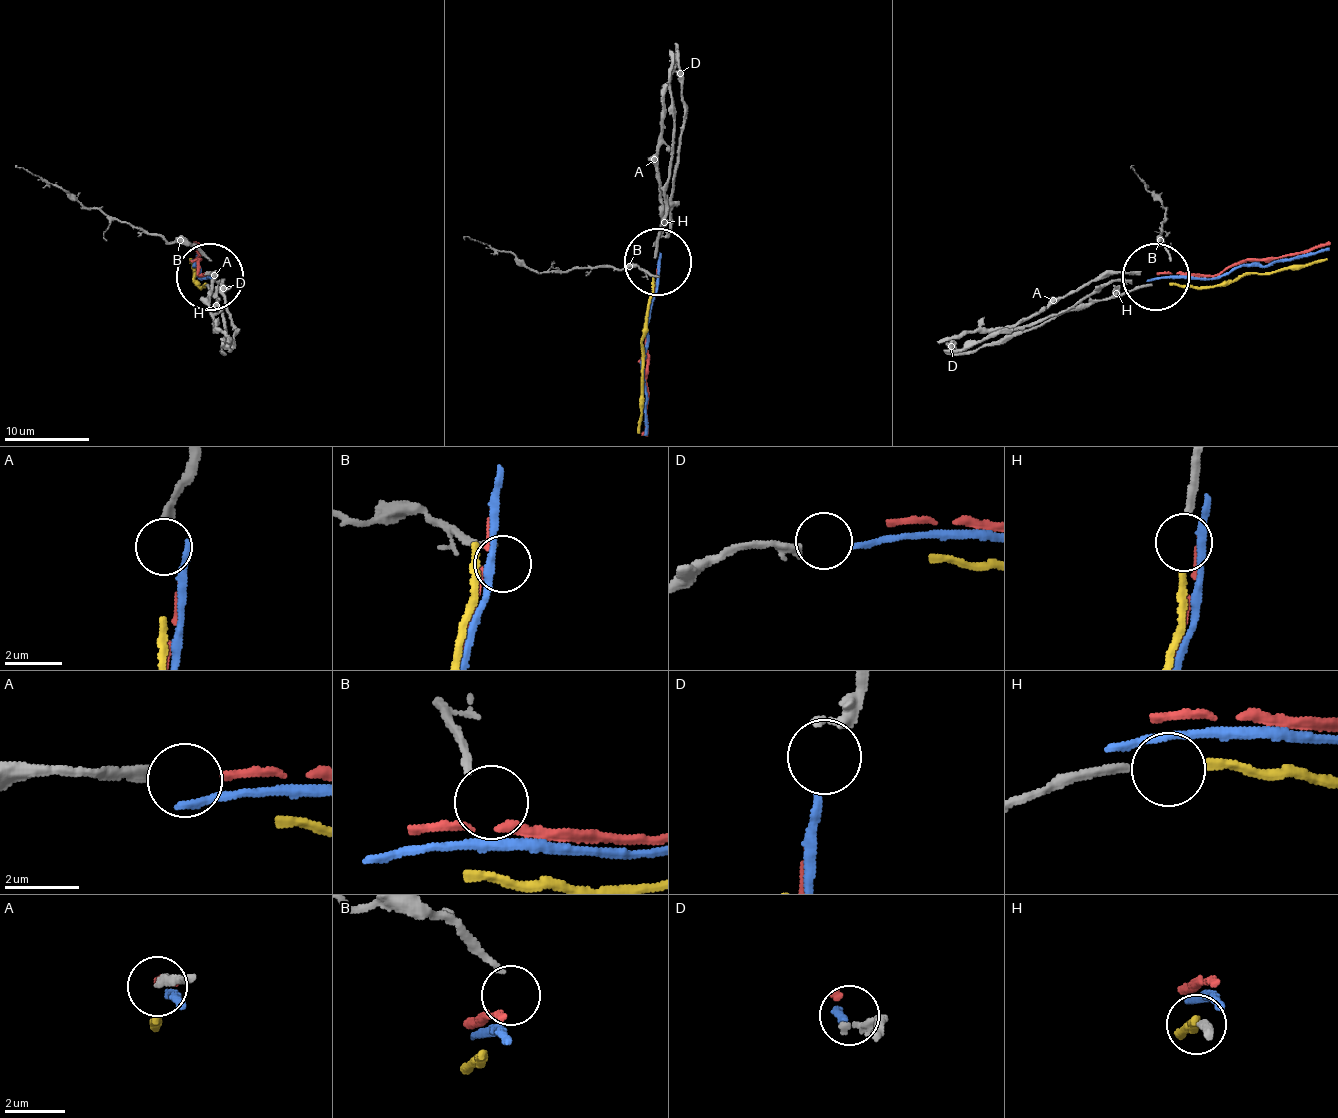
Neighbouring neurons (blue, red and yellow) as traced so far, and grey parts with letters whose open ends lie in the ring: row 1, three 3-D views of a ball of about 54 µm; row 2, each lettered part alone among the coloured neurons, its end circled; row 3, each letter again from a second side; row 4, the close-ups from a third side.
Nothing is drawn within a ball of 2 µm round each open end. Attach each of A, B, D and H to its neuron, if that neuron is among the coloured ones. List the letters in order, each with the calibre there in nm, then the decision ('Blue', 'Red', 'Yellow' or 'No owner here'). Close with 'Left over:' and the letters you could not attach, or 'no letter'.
A: Thickness 280 nm. No owner here
B: Thickness 200 nm. No owner here
D: Thickness 240 nm. Blue
H: Thickness 240 nm. Yellow
Left over: A, B

